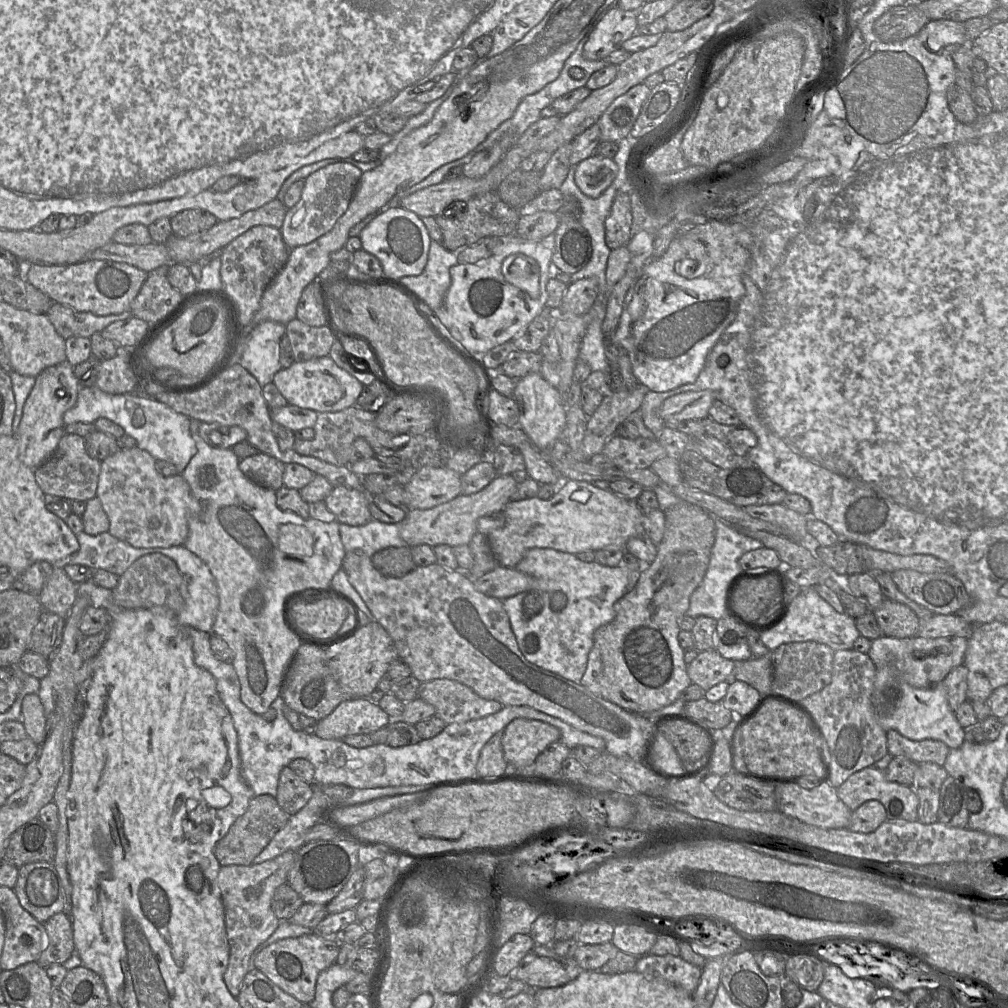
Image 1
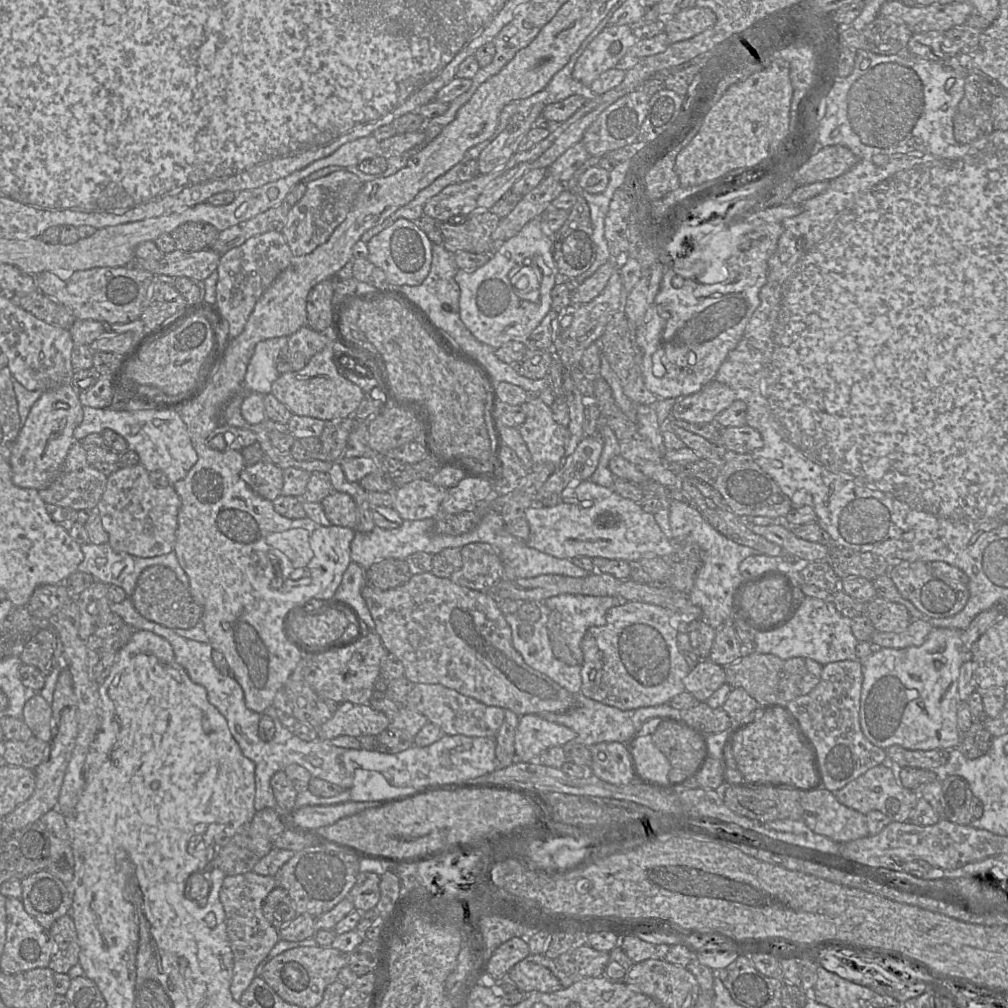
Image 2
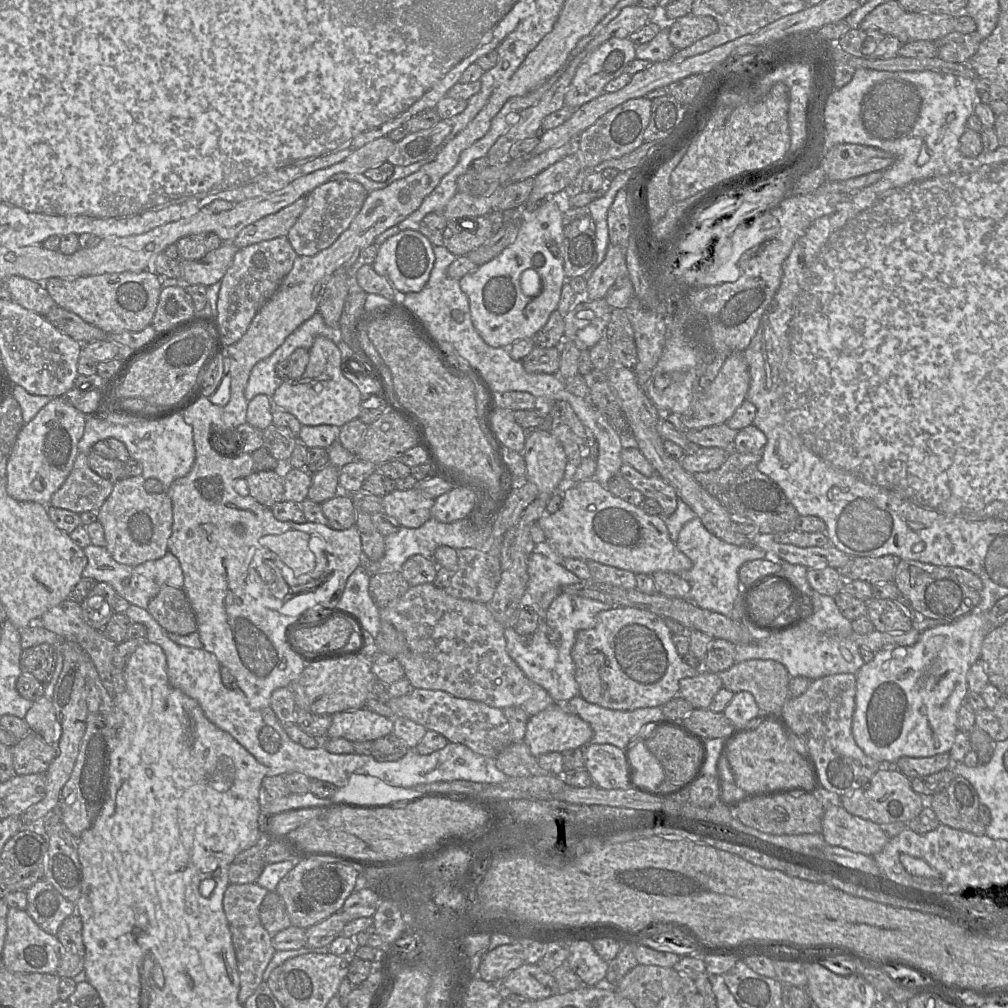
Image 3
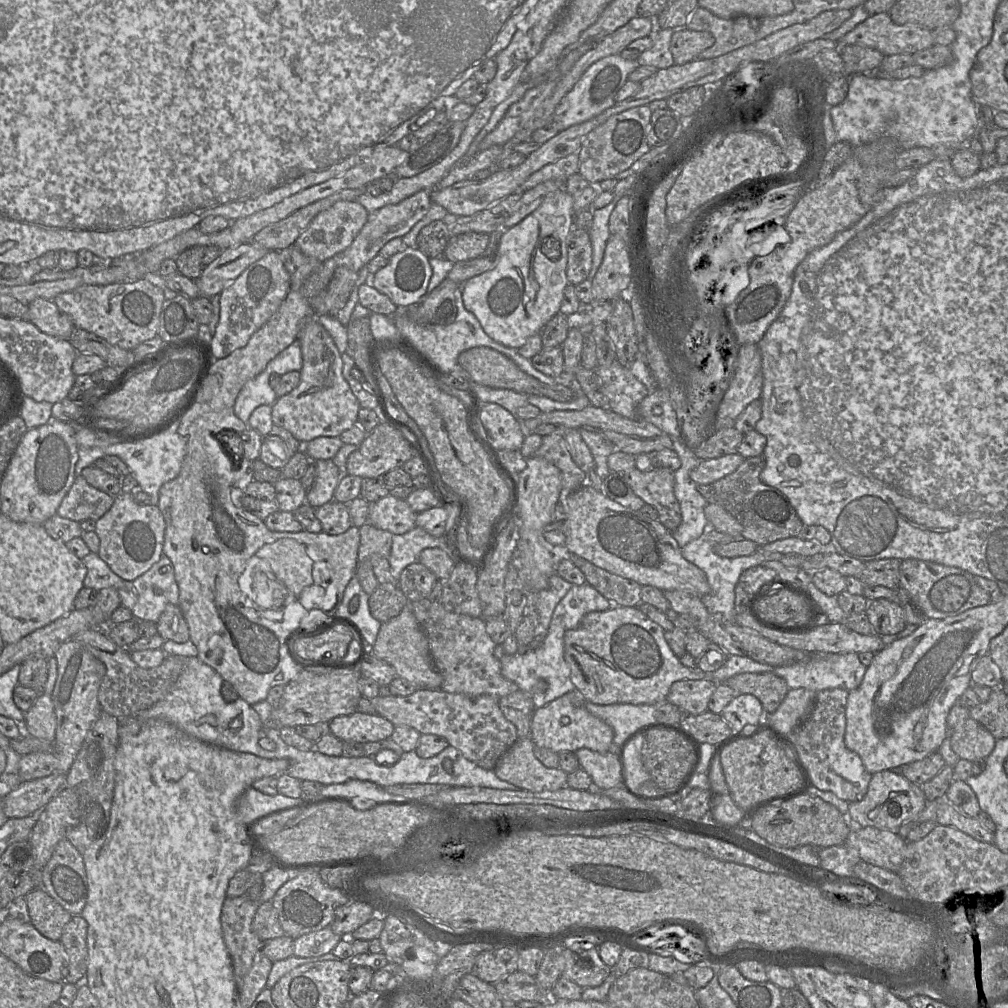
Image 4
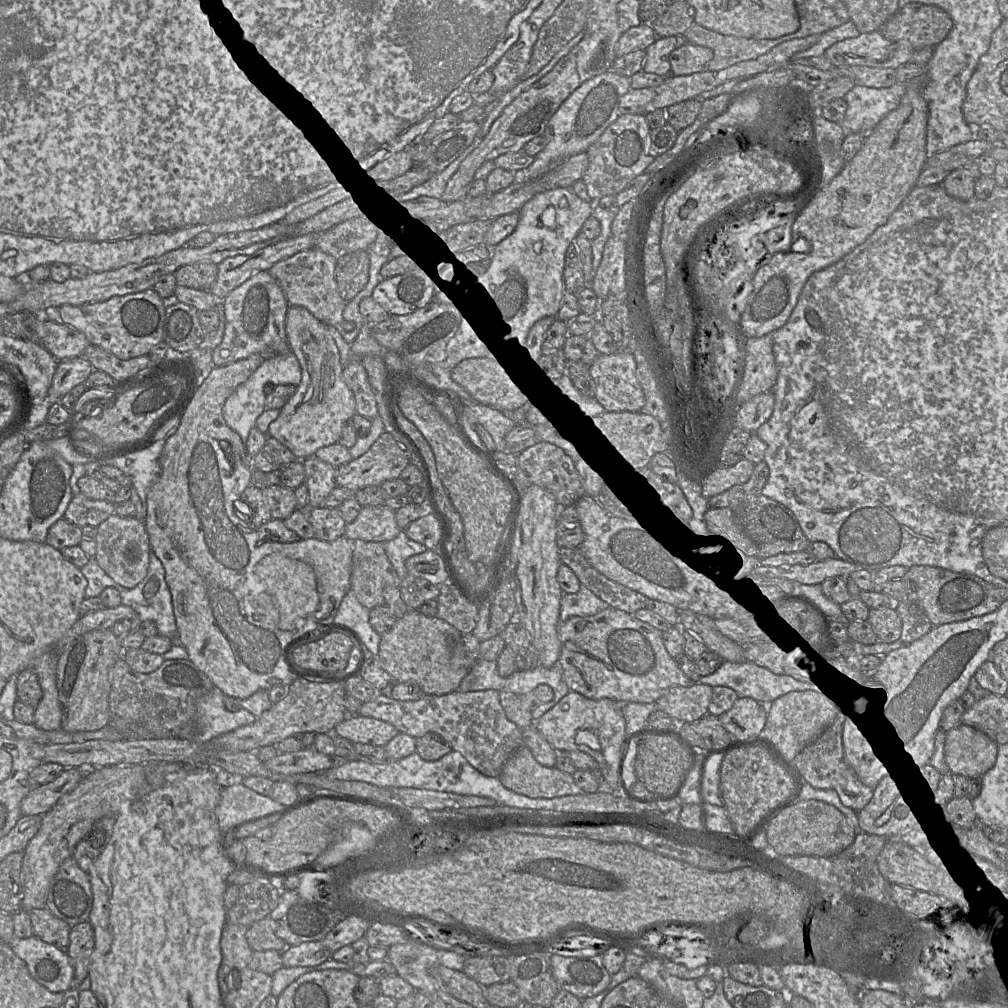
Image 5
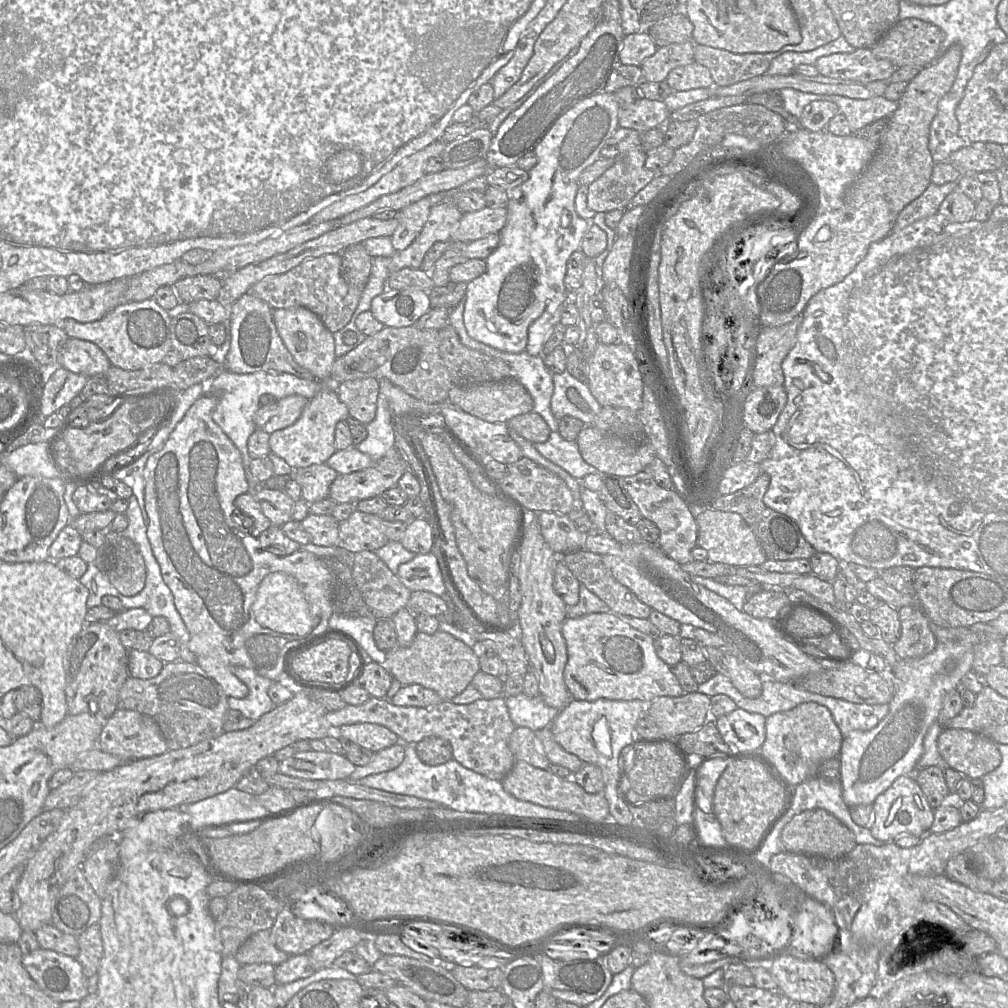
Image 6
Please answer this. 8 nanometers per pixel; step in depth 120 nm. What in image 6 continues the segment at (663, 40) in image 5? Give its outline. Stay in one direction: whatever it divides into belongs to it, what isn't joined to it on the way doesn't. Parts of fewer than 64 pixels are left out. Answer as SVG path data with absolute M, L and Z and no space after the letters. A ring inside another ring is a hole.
M692 39L658 47L656 52L641 64L643 79L649 82L666 80L674 68L694 62L694 49Z

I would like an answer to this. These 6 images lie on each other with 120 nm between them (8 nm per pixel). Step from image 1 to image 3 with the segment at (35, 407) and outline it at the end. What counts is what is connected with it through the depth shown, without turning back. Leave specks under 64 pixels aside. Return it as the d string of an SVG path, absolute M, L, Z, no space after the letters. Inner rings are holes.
M53 397L17 435L6 465L6 491L17 501L49 505L52 495L70 474L78 454L78 443L83 435L86 417L62 397Z

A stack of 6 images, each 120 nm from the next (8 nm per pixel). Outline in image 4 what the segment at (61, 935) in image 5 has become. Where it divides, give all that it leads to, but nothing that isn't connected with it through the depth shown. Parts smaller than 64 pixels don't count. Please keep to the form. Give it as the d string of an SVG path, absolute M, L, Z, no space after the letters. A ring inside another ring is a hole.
M42 887L25 896L32 925L46 938L59 941L72 914L57 903Z

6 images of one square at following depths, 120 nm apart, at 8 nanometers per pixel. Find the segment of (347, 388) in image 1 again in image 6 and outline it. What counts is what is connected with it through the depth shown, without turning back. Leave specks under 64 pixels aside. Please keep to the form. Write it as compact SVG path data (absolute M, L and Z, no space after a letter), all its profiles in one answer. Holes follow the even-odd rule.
M301 306L273 309L272 316L280 338L294 360L308 370L317 381L329 382L330 371L337 357L333 333L325 327L321 319ZM322 388L315 397L308 401L293 425L270 434L270 452L285 460L293 470L314 464L325 464L336 451L336 425L348 417L350 417L348 408L339 400L337 393L330 388Z

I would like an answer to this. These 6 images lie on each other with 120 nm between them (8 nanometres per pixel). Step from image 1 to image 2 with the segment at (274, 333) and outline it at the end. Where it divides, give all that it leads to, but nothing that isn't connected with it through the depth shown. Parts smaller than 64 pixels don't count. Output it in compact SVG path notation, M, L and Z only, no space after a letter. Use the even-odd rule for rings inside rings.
M276 337L257 343L243 380L243 387L247 391L263 395L271 393L272 383L280 375L276 369L276 358L288 344L288 338Z

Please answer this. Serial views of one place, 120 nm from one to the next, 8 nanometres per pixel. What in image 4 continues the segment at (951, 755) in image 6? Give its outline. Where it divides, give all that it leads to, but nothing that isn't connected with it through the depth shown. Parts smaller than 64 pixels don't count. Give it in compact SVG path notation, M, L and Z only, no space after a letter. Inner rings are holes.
M971 718L951 729L951 747L960 759L971 762L987 759L995 744L995 737Z

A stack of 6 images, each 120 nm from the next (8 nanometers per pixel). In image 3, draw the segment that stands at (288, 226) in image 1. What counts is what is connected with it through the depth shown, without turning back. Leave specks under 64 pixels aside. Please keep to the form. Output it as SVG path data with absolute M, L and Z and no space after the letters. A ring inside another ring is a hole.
M343 179L329 181L306 196L305 209L287 235L297 256L313 256L329 248L349 227L367 194L357 181Z

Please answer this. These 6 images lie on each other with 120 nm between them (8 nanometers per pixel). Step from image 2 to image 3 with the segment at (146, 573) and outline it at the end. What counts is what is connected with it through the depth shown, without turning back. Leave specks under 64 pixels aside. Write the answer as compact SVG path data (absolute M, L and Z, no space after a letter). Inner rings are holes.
M163 586L149 602L147 611L168 633L186 636L197 631L196 618L183 589Z

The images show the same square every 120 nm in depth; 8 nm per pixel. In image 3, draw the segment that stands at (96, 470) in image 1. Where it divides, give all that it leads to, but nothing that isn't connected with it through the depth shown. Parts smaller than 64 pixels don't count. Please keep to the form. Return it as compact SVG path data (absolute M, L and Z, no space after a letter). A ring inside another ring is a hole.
M78 452L70 474L52 495L49 506L77 514L97 513L110 496L112 489L112 483L90 469L87 454Z

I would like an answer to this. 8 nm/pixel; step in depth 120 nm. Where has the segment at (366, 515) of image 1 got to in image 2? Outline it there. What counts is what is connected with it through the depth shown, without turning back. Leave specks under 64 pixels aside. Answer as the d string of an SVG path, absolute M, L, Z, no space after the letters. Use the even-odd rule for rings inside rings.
M333 491L320 502L325 515L335 526L356 528L358 510L354 499L345 492Z

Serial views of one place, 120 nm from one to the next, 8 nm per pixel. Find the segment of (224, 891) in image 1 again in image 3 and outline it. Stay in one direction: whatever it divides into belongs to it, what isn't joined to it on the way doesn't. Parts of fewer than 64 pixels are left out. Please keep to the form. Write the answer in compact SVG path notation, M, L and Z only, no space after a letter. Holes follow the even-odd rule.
M257 883L229 884L223 897L226 915L235 949L239 973L238 1002L242 1005L262 982L262 975L276 950L272 945L272 935L263 927L259 908L268 891Z

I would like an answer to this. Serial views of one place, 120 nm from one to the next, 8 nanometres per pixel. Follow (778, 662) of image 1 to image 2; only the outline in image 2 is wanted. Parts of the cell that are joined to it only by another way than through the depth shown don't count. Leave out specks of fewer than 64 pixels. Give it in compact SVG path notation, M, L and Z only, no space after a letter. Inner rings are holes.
M806 657L784 660L779 680L779 700L790 700L809 693L819 682L823 665Z

